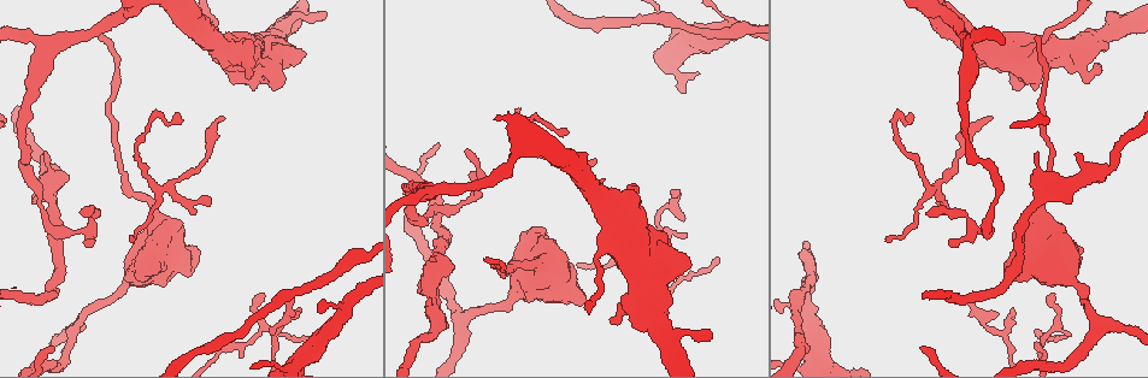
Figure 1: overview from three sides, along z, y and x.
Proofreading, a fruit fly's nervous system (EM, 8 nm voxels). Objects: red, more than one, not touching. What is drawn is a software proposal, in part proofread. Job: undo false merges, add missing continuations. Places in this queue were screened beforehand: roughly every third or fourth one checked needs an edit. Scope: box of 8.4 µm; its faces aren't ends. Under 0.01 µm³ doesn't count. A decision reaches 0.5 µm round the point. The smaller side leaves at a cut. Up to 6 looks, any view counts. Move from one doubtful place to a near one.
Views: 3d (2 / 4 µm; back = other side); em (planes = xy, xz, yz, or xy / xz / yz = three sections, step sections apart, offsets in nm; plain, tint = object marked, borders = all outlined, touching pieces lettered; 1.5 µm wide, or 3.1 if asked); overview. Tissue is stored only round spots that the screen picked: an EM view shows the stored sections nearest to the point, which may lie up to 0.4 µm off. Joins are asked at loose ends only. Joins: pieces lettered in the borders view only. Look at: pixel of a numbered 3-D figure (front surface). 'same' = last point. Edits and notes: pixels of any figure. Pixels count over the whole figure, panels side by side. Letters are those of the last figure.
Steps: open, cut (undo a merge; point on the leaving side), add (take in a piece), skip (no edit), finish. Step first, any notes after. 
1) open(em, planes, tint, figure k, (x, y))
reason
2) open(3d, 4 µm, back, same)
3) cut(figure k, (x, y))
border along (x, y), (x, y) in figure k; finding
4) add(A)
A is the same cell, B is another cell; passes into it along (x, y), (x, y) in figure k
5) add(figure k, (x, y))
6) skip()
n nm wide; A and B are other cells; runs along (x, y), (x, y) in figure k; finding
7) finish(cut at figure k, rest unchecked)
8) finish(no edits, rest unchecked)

open(3d, 2 µm, figure 1, (51, 47))
a fork

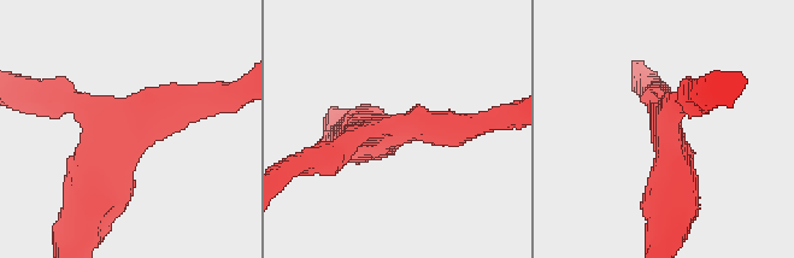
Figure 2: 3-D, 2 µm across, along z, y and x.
open(em, planes, borders, figure 2, (663, 136))
3 arms; arms of 200, 220, 360 nm; shape alone is not enough

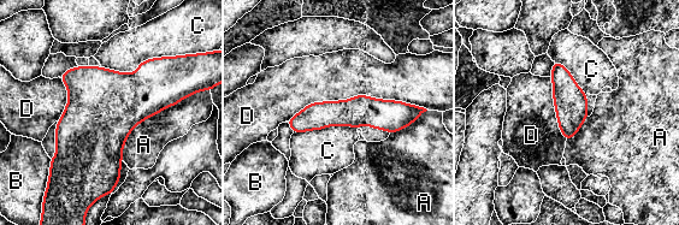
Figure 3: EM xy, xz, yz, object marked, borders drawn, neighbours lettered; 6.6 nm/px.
skip()
A, B, C and D are other cells; runs along (408, 120), (326, 113), (291, 122) in figure 3; all the same neuron

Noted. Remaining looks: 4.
open(3d, 2 µm, figure 1, (42, 156))
branch stops here

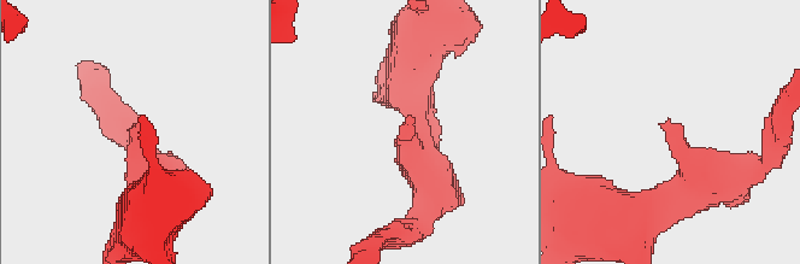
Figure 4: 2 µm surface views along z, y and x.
open(em, planes, borders, figure 4, (658, 124))
arms of 240, 280 nm; need the tissue

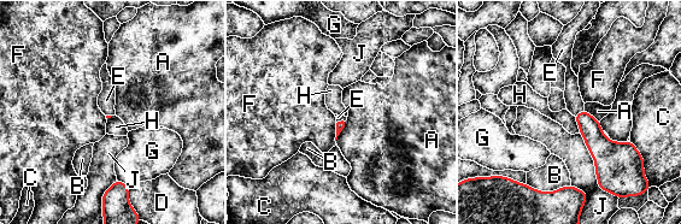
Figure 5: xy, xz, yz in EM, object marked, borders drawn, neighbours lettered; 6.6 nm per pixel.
add(E)
J touches over 440 nm; E is the same cell, A, B, C, D, F, G, H and J are other cells; passes into it along (589, 128), (580, 113), (575, 105) in figure 5; it goes on there

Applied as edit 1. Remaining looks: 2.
open(overview)
redraw

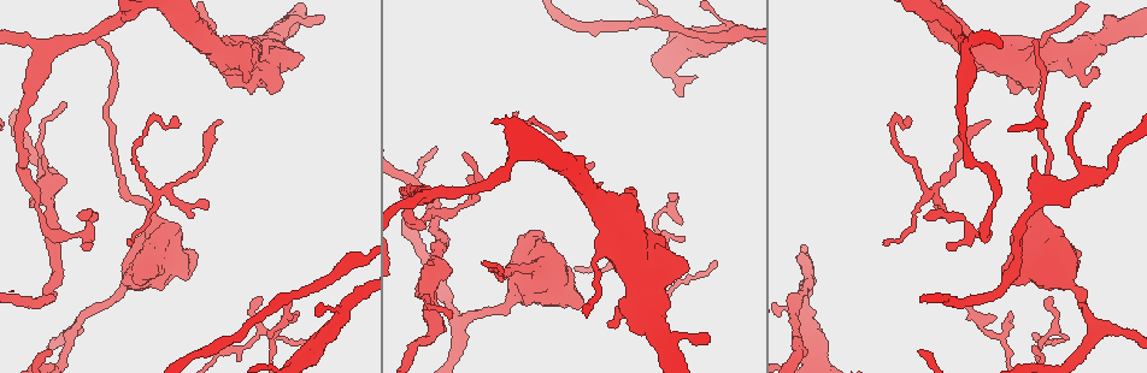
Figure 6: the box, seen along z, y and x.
open(em, planes, borders, figure 6, (683, 239))
tapers out

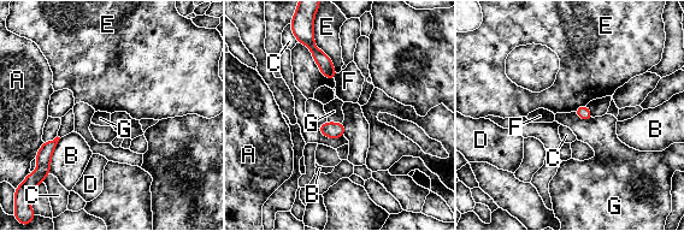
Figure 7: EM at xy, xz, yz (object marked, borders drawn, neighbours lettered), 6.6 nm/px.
skip()
90 nm wide; A, B, C, D, E, F and G are other cells; none of them fits

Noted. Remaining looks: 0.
finish(add at figure 5, rest unchecked)

